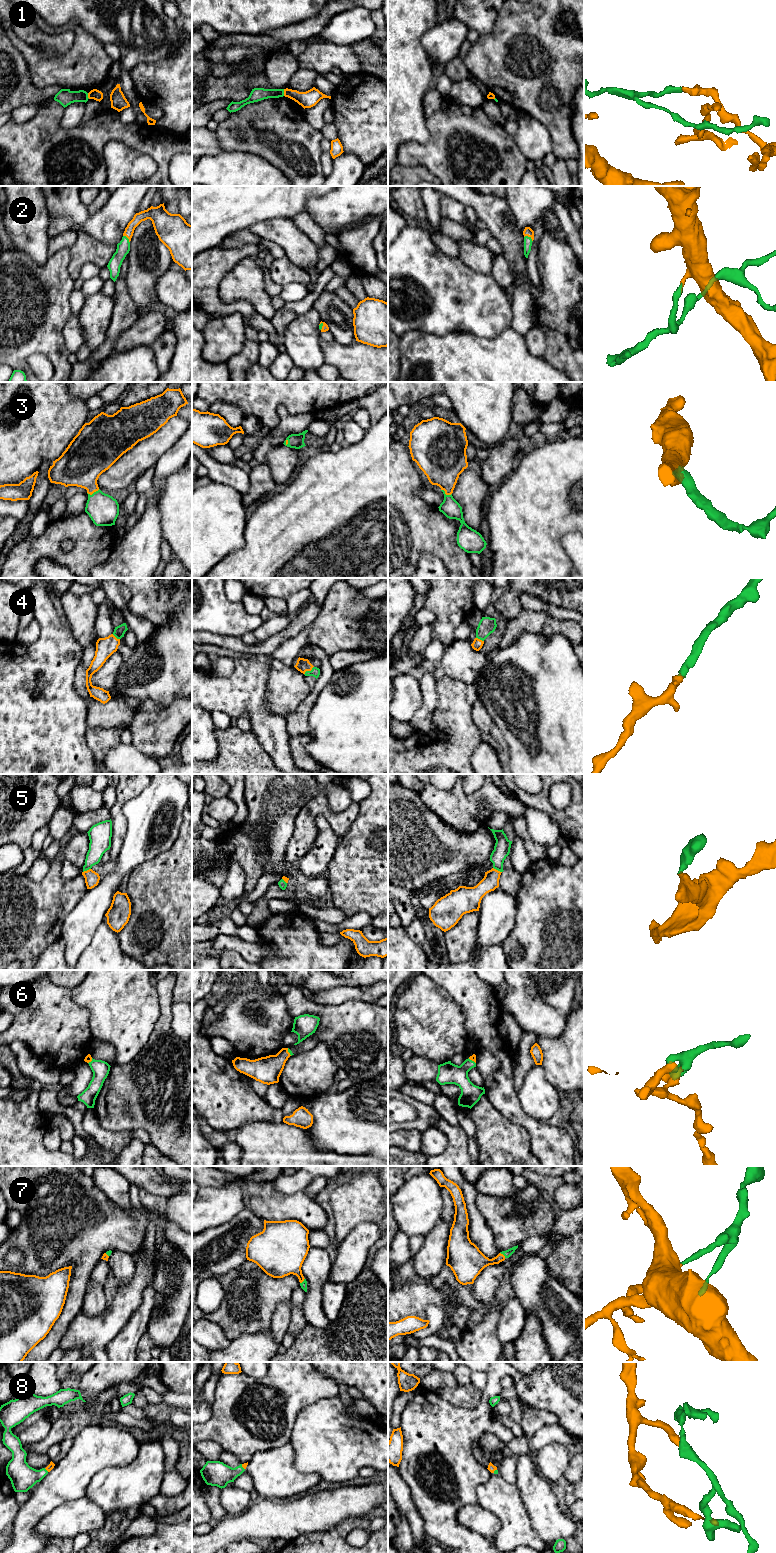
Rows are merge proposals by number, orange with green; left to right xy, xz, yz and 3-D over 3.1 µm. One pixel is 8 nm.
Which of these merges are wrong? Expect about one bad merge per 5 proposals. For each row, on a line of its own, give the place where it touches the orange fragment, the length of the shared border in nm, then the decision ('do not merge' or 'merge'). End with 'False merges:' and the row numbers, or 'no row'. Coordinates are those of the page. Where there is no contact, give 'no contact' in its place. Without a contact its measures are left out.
1: meets orange in xz at (284, 92); contact 60 nm long; do not merge
2: meets orange in yz at (529, 236); contact 80 nm long; merge
3: meets orange in yz at (446, 494); contact 100 nm long; merge
4: meets orange in xz at (308, 670); contact 100 nm long; merge
5: meets orange in yz at (497, 870); contact 80 nm long; merge
6: meets orange in xz at (288, 1052); contact 70 nm long; merge
7: meets orange in yz at (503, 1255); contact 60 nm long; merge
8: meets orange in xz at (242, 1466); contact 50 nm long; merge
False merges: 1

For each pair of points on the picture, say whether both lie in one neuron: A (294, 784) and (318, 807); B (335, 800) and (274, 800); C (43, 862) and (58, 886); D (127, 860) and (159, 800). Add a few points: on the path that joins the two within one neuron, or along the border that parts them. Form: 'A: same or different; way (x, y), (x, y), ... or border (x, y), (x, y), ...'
A: different; border (325, 795), (317, 793), (313, 796), (296, 817)
B: same; way (320, 788), (289, 788)
C: different; border (50, 860), (41, 880), (25, 875)
D: same; way (139, 845), (145, 839), (147, 825), (152, 815)

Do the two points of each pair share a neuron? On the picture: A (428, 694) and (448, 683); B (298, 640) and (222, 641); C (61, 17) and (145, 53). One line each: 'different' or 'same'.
A: different
B: different
C: same

